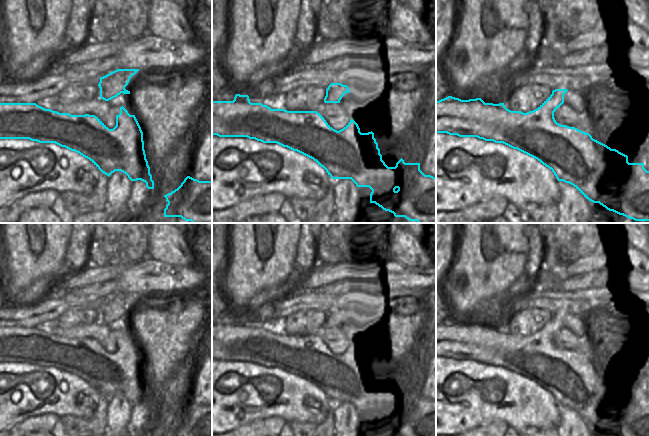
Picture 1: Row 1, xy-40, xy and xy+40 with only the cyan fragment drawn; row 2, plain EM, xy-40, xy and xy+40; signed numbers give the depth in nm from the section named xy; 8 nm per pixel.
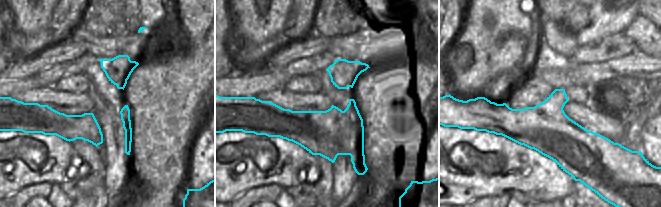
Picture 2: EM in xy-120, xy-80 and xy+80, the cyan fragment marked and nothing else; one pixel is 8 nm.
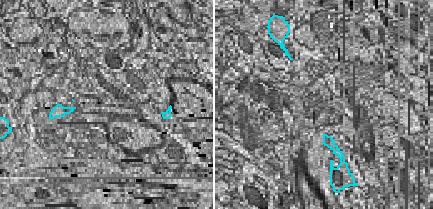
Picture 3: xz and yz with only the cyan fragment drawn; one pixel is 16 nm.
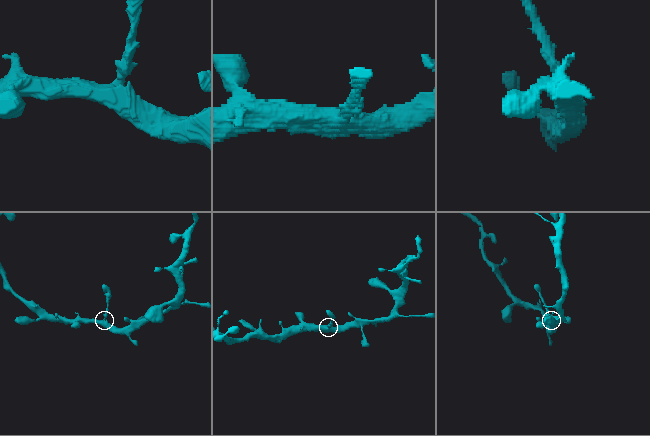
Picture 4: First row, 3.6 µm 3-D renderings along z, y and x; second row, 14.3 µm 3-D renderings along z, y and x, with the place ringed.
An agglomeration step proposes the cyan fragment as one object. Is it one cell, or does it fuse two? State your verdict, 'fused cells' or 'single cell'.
single cell

